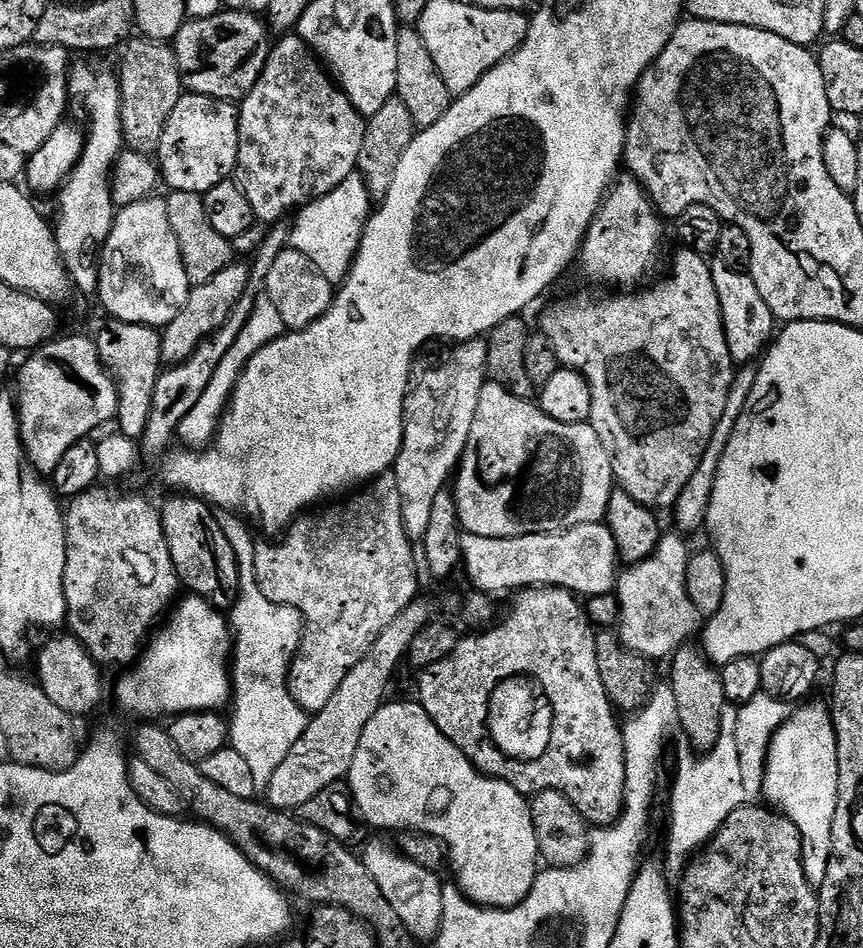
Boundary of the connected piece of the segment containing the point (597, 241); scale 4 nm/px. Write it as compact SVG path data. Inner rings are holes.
M621 175L609 188L584 235L578 257L581 274L596 284L617 284L620 290L643 285L643 280L655 270L660 260L660 247L664 244L663 223L665 221L635 176Z

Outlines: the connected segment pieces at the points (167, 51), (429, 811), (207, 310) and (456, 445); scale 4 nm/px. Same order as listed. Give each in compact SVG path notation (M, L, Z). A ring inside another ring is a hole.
M132 38L123 47L123 52L120 68L118 67L118 79L120 121L125 147L129 151L152 156L159 151L166 122L184 95L180 67L175 51L167 43Z
M386 702L374 714L374 718L370 718L370 722L366 722L366 730L362 730L362 738L358 742L358 750L354 754L354 762L348 771L346 784L352 793L354 807L361 821L369 829L389 828L393 834L421 832L442 841L446 849L446 860L450 865L450 872L452 868L453 874L456 875L457 881L455 880L455 883L469 900L473 900L480 907L512 908L514 905L520 904L526 898L526 894L530 894L538 875L536 863L539 865L542 860L538 838L534 830L534 822L532 821L531 803L505 780L495 780L493 776L485 776L484 773L479 772L472 764L472 760L466 758L466 754L462 754L462 750L458 750L458 746L454 746L454 742L450 742L450 738L446 738L446 734L442 734L442 730L438 730L438 726L434 726L430 714L426 714L426 710L419 702L412 702L412 704Z
M233 262L226 266L226 270L218 270L218 274L210 278L210 282L195 285L189 291L178 318L165 324L160 332L162 361L165 365L180 364L186 358L190 358L190 354L198 350L198 346L207 336L213 336L220 329L222 322L230 318L230 310L238 302L238 298L242 298L242 294L248 289L249 275L250 268L247 263Z
M484 338L465 340L457 343L452 357L437 368L428 368L420 377L415 377L414 383L404 397L404 445L394 465L398 490L402 498L402 522L406 526L409 537L413 541L423 541L426 526L430 523L430 509L434 506L434 498L445 491L444 484L453 479L466 450L466 442L470 438L470 426L474 426L474 414L478 414L478 402L484 389L488 375L488 341Z

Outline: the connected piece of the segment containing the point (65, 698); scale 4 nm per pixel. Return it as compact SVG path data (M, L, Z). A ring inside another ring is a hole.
M66 633L48 641L36 660L37 681L43 692L59 709L78 717L92 713L104 698L100 666L75 636Z

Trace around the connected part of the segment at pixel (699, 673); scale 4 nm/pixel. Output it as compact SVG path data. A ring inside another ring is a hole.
M687 644L676 651L671 657L670 677L668 682L672 686L675 698L676 720L682 726L692 749L698 754L707 754L712 751L721 736L721 718L728 707L722 678L719 669L712 664L703 651Z

